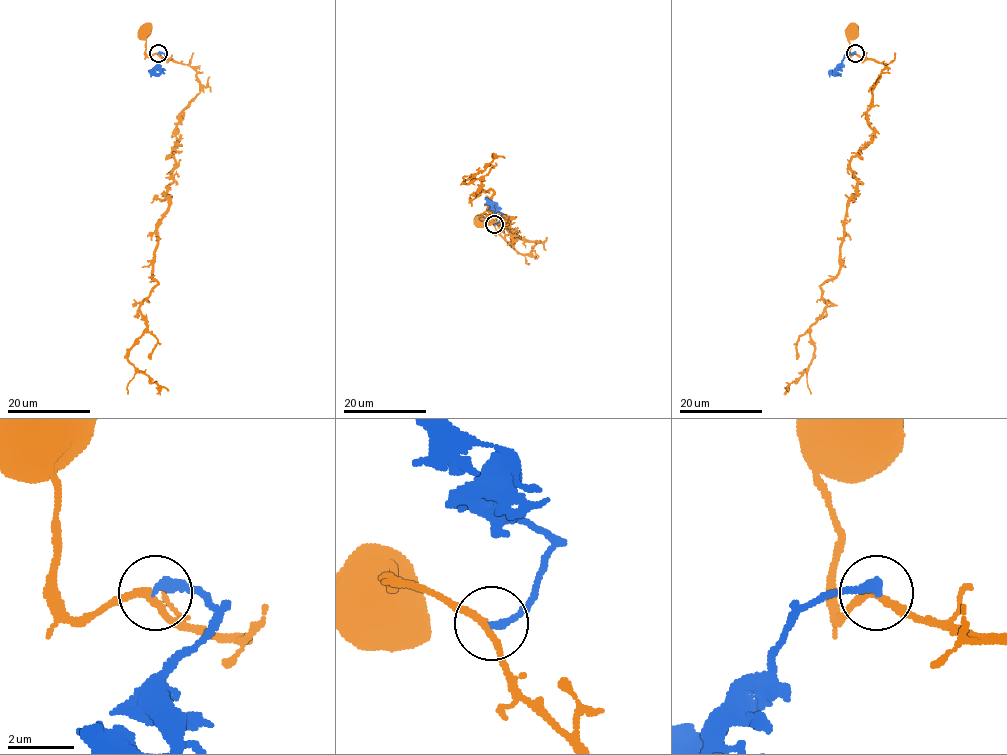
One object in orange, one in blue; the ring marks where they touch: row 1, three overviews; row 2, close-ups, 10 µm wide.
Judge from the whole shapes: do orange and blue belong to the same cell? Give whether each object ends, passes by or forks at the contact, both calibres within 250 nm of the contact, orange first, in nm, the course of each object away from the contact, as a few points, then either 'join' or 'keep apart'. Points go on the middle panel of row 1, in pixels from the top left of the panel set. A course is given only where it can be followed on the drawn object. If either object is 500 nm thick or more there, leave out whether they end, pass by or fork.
orange passes by | blue ends | 200/280 nm | orange via (493, 224), (519, 253), (533, 249), (512, 242), (491, 189), (475, 194), (482, 179), (463, 182), (505, 158) | blue via (494, 224), (501, 214), (495, 210), (495, 203), (484, 204) | keep apart

